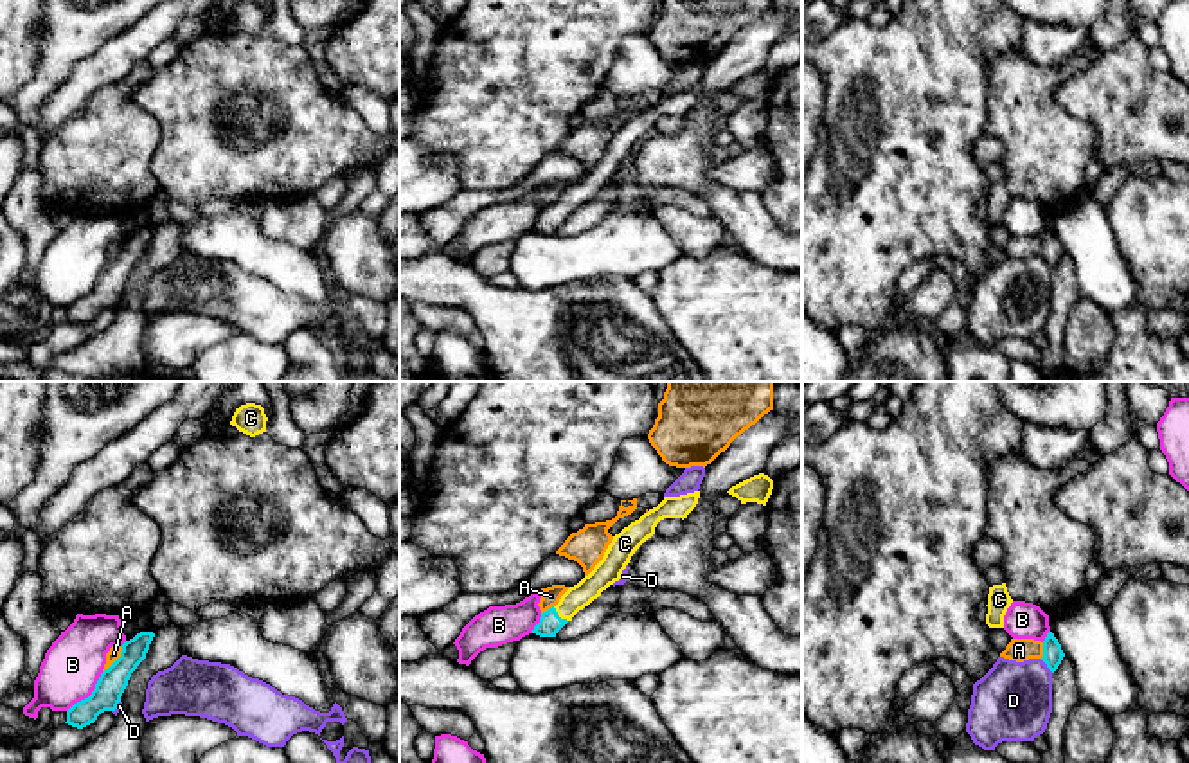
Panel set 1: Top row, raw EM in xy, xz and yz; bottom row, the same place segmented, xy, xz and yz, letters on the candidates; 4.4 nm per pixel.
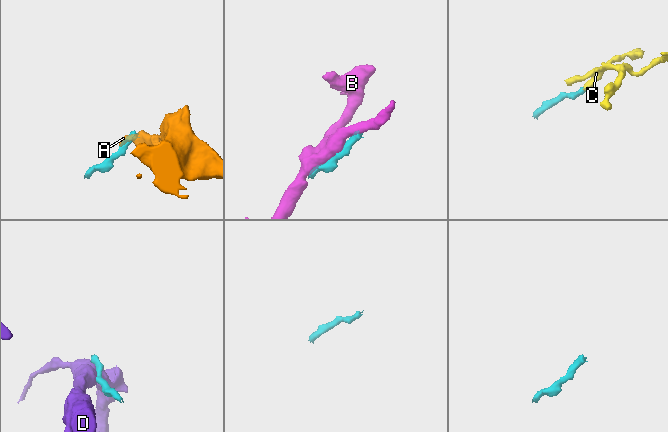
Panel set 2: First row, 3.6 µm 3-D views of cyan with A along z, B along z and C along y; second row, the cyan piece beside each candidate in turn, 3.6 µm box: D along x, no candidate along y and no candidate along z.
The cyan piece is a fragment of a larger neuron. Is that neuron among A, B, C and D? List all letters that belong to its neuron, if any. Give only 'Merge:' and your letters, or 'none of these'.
Merge: C

